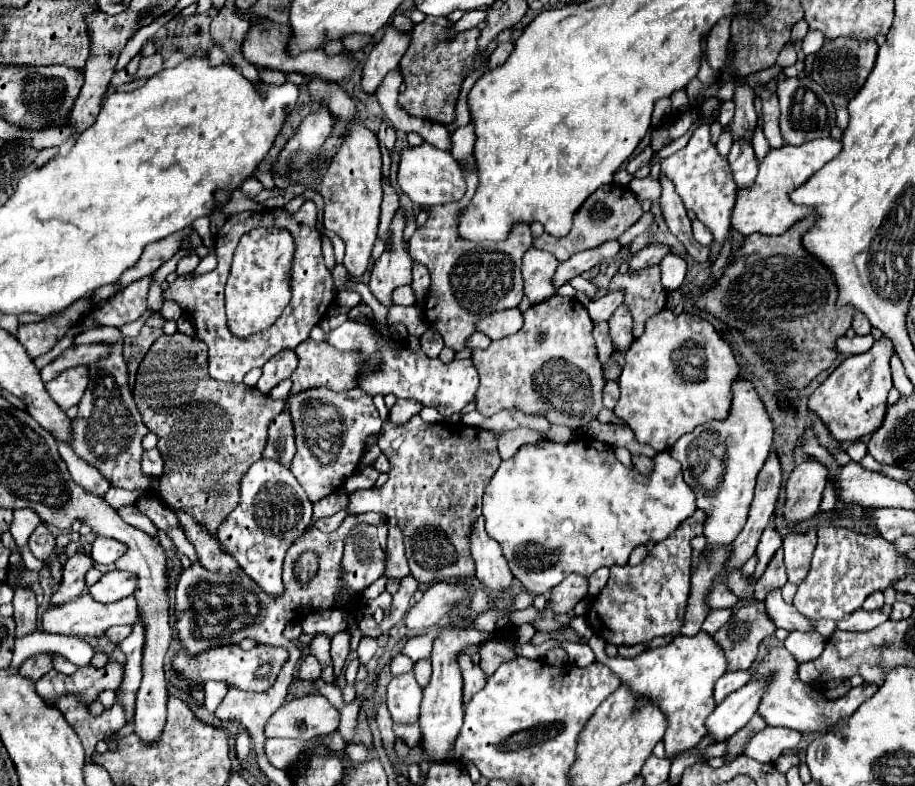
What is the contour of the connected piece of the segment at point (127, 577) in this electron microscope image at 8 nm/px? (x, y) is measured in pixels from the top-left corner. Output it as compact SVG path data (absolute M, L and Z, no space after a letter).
M114 569L104 573L100 581L88 589L88 593L98 603L112 603L132 595L134 589L136 589L136 577L132 577L132 573L120 573Z

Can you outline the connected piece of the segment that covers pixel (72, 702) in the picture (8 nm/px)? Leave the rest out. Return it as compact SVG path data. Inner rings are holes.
M60 697L56 705L64 713L66 721L72 725L76 735L80 737L88 759L92 757L98 741L108 739L126 723L124 709L120 709L120 701L116 701L110 709L105 709L100 717L90 715L88 707L84 707L84 703L80 703L78 697Z

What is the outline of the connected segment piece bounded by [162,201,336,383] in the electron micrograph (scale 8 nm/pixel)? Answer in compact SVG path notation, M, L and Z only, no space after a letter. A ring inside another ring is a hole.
M304 201L304 205L296 211L290 213L286 209L266 209L264 213L254 213L254 211L242 211L238 215L232 215L226 219L224 227L216 235L216 257L218 257L218 267L212 273L204 275L182 275L178 277L168 289L162 291L164 301L174 301L184 313L190 313L194 317L196 325L196 335L200 341L208 345L208 371L210 377L216 381L230 381L230 383L240 383L244 375L254 369L254 367L264 367L264 363L280 353L282 349L296 349L298 343L306 341L312 327L318 325L318 321L326 315L330 305L334 303L336 291L334 291L334 281L330 271L324 265L324 255L322 255L322 243L320 243L320 233L316 231L316 205L314 201ZM254 227L286 227L294 239L294 261L290 269L290 289L292 297L282 315L276 319L276 323L256 335L250 337L236 337L230 333L228 323L226 323L226 311L224 311L224 287L228 281L230 265L232 265L232 255L236 249L236 243L240 237Z

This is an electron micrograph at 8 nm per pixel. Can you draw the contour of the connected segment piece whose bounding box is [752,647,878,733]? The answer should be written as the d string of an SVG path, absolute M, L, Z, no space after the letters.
M774 647L770 649L758 663L752 679L764 679L766 689L758 705L758 715L770 725L770 727L788 727L796 729L800 733L824 733L828 723L836 723L840 717L852 715L862 701L872 697L876 693L876 685L862 685L862 687L852 687L844 697L836 701L826 701L822 693L814 687L808 687L800 681L798 677L798 661L796 657L786 649L786 647Z

